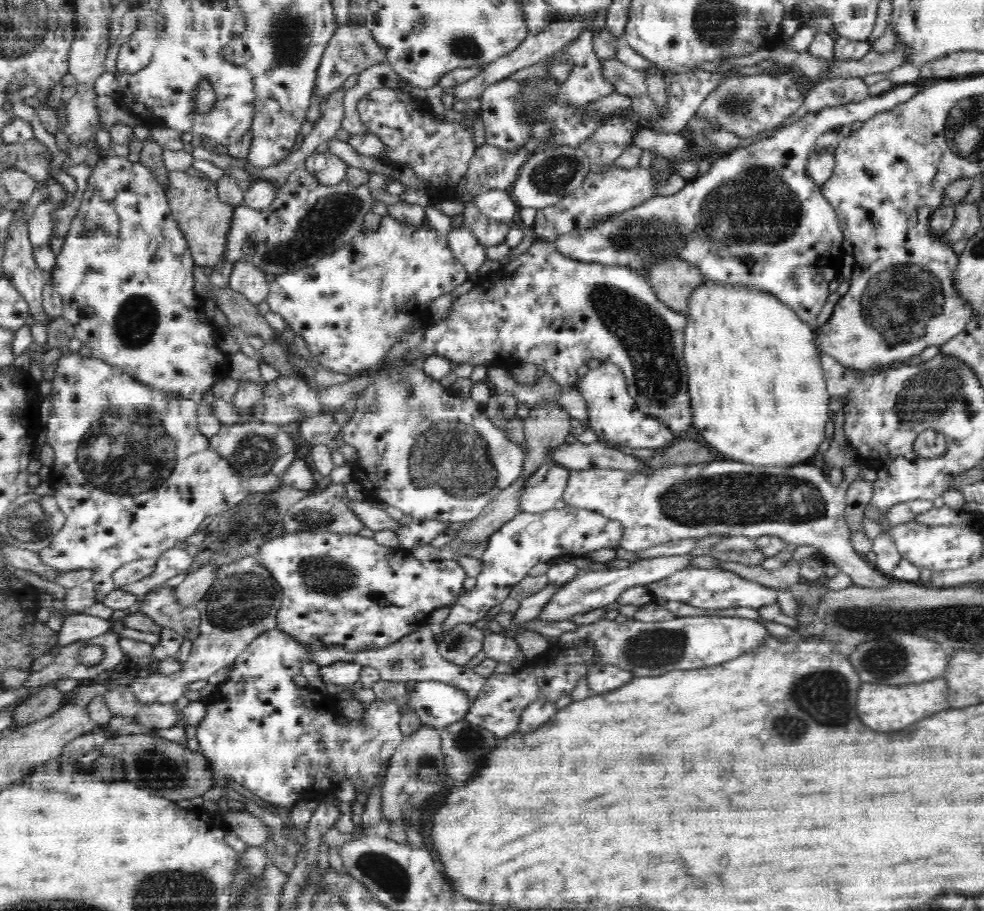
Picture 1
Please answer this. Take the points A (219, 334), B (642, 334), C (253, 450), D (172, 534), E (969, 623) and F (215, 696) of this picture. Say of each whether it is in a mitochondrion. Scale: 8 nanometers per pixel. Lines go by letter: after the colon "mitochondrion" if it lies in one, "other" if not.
A: other
B: mitochondrion
C: mitochondrion
D: other
E: mitochondrion
F: other

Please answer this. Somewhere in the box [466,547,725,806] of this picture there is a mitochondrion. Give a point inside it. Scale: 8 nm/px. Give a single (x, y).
(649, 648)

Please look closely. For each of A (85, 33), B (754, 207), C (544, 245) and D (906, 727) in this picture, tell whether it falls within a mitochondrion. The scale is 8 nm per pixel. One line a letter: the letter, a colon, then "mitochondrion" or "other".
A: other
B: mitochondrion
C: other
D: other

